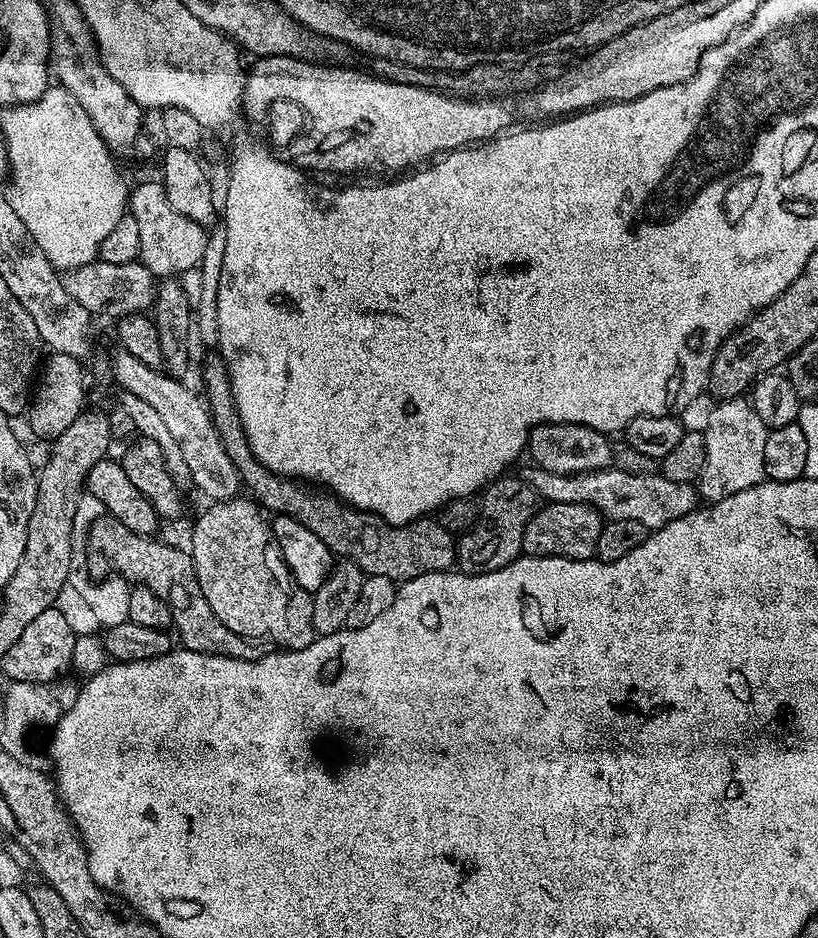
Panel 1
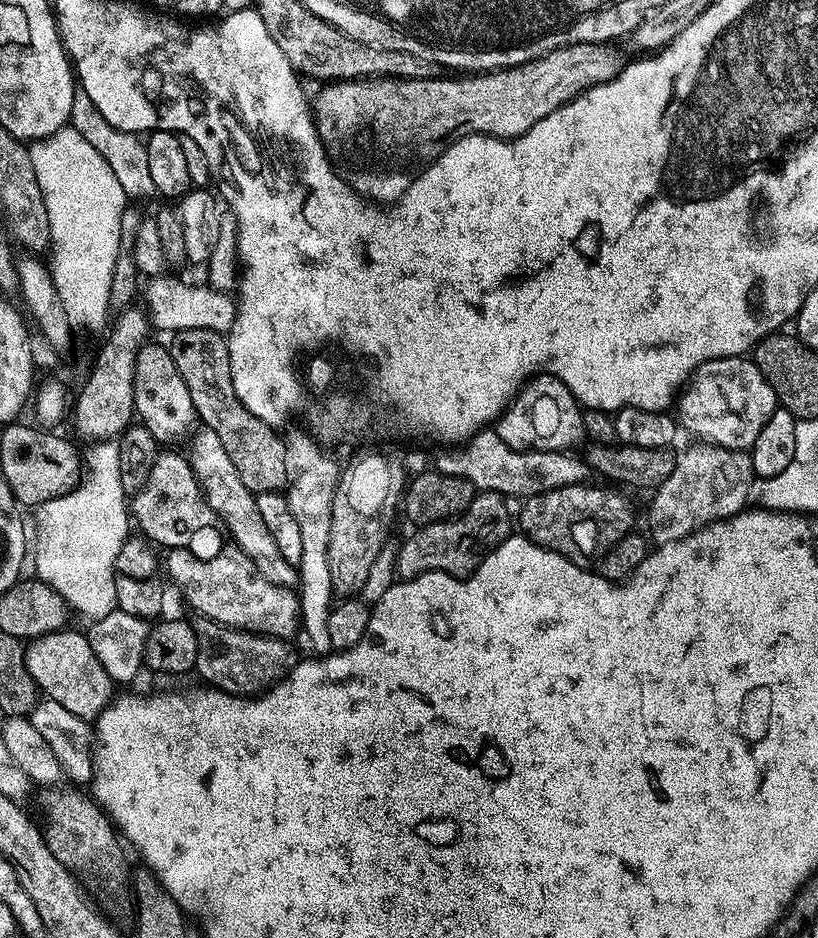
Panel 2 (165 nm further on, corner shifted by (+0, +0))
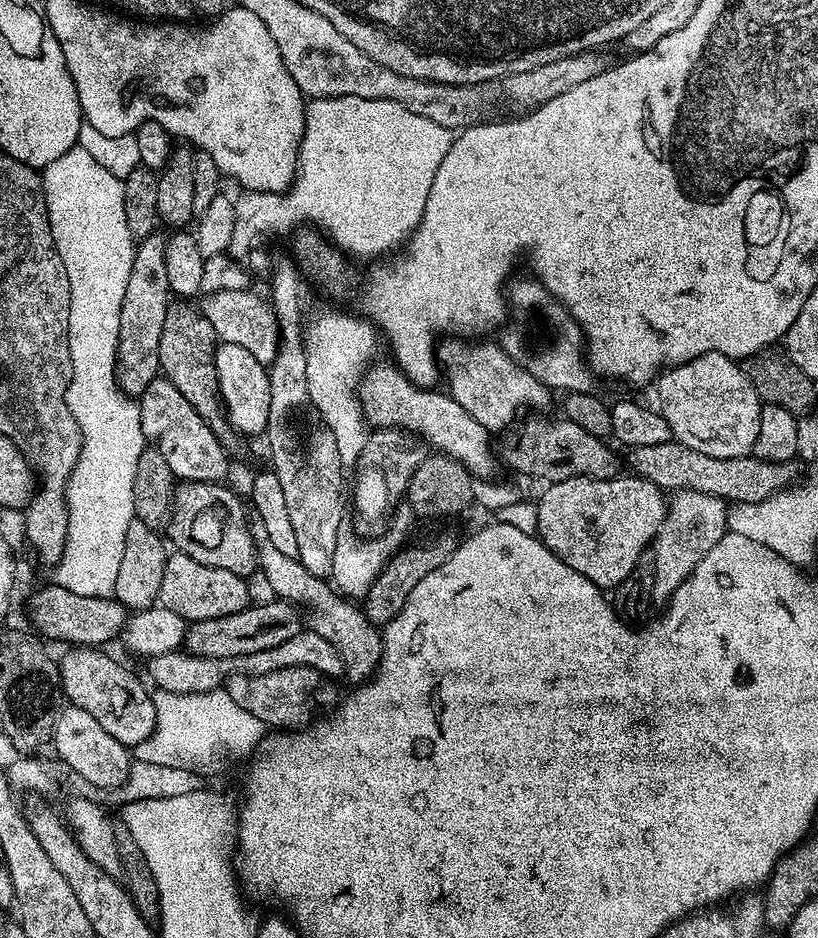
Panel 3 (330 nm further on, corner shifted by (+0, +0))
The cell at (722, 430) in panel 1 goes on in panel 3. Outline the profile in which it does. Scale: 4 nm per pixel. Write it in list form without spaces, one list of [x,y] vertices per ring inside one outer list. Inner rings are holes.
[[[682,488],[671,493],[662,526],[650,545],[650,556],[652,552],[656,559],[656,588],[664,598],[671,597],[678,585],[692,573],[689,562],[711,550],[726,535],[728,507],[723,497],[702,490]]]

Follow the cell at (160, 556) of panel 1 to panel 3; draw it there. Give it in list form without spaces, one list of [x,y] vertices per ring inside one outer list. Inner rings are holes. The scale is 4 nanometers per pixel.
[[[286,666],[285,668],[269,668],[267,670],[259,670],[260,672],[236,672],[232,677],[227,677],[226,691],[230,698],[237,704],[242,706],[243,710],[248,710],[250,714],[254,714],[255,718],[263,720],[265,725],[272,724],[288,724],[284,726],[292,726],[295,720],[300,720],[308,712],[308,699],[312,696],[312,691],[316,688],[316,680],[318,674],[312,668],[306,666]]]

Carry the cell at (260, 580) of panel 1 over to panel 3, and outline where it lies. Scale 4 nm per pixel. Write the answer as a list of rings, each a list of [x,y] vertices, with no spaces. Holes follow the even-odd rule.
[[[176,550],[166,562],[166,570],[162,573],[162,590],[158,601],[159,607],[174,610],[186,622],[222,618],[226,614],[234,614],[249,607],[248,583],[245,577],[234,574],[225,568],[206,566],[185,552]]]

